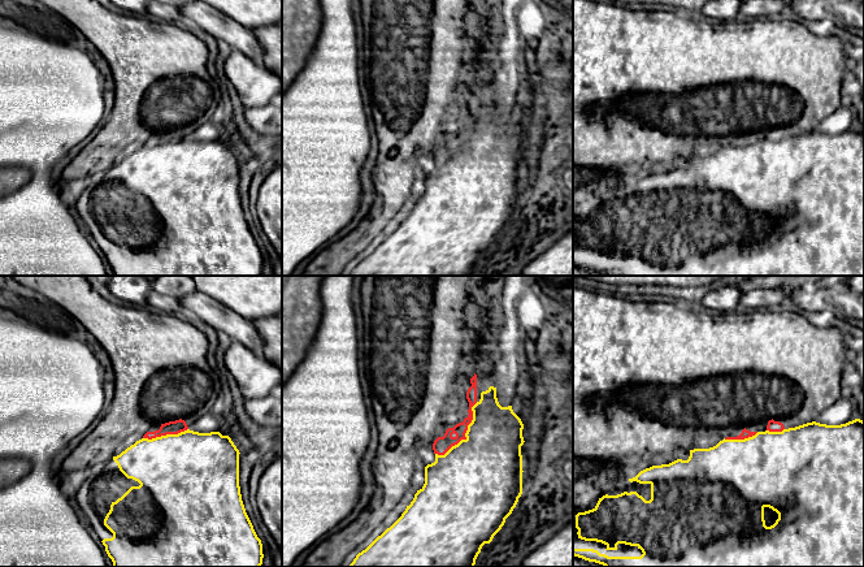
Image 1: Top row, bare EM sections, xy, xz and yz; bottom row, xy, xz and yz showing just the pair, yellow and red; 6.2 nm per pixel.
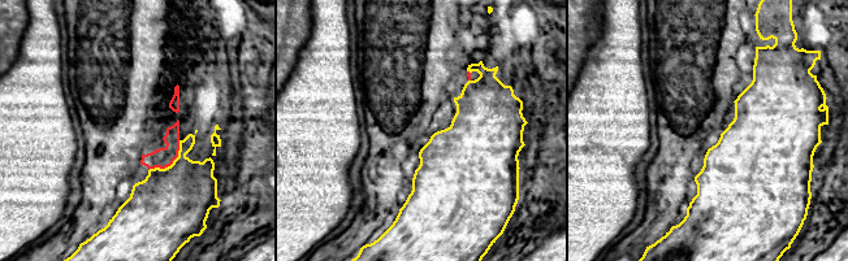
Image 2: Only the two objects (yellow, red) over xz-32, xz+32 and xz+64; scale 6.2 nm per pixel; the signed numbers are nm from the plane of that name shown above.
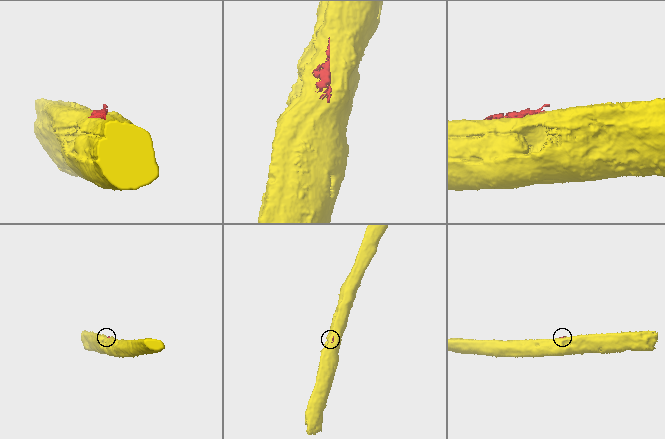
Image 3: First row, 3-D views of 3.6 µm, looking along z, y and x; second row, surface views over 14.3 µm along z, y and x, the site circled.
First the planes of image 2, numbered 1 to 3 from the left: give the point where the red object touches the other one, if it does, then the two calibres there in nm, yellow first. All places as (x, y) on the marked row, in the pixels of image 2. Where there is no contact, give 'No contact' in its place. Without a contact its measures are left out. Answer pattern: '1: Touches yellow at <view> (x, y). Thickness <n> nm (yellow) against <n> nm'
1: Touches yellow at xz-32 (173, 162). Thickness 440 nm (yellow) against 130 nm
2: Touches yellow at xz+32 (468, 70). Thickness 360 nm (yellow) against 30 nm
3: No contact

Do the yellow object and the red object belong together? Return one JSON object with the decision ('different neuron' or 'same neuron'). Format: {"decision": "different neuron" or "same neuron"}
{"decision": "same neuron"}

